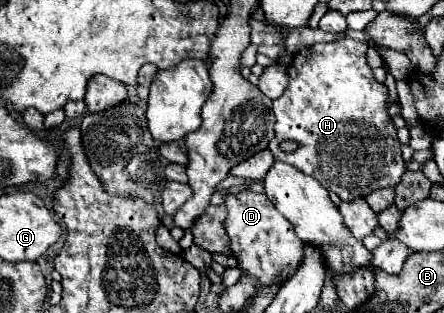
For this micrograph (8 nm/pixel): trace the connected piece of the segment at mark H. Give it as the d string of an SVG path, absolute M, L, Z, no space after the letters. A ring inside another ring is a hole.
M343 38L337 42L313 44L299 50L287 68L287 90L277 100L273 100L273 114L277 118L277 124L275 136L269 142L269 150L273 152L275 160L287 162L299 168L303 174L313 176L321 186L333 190L345 202L365 198L379 188L397 186L405 172L401 144L397 142L397 130L391 122L391 116L387 114L387 86L379 84L373 78L373 70L365 62L365 50L369 46L367 42ZM285 140L297 140L301 146L295 152L287 154L279 148L279 144Z

